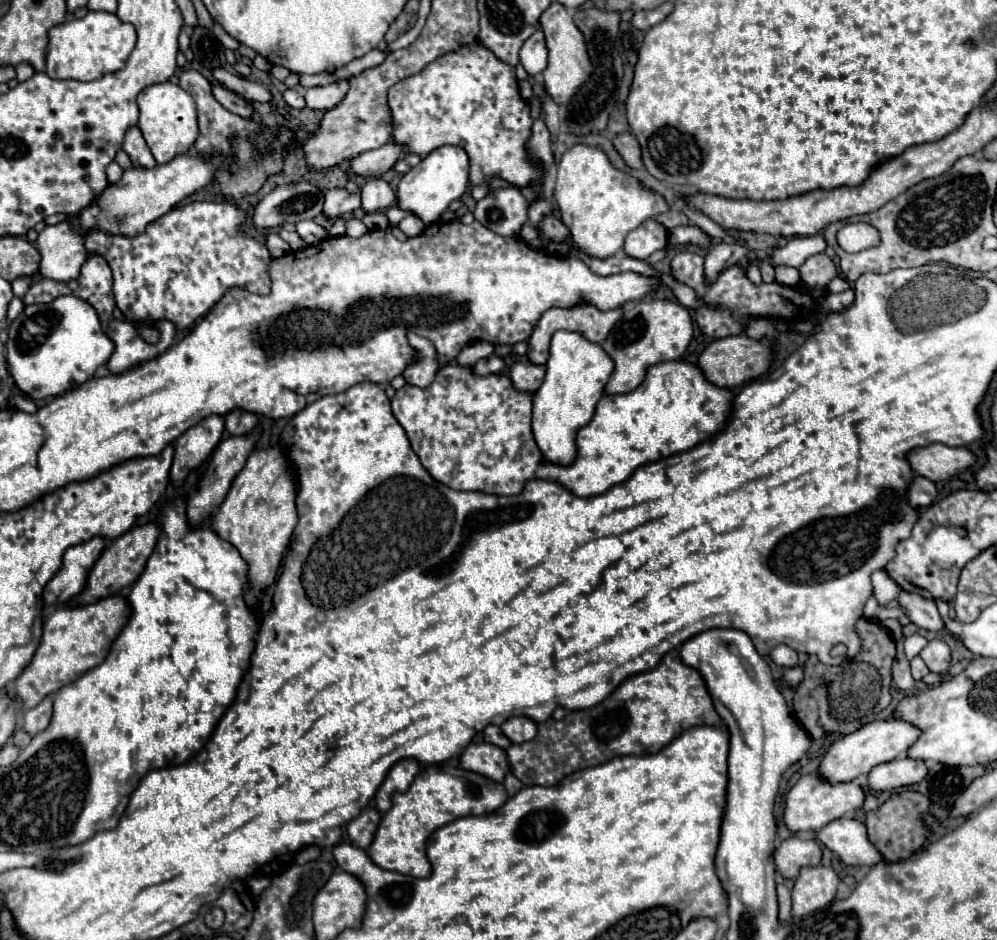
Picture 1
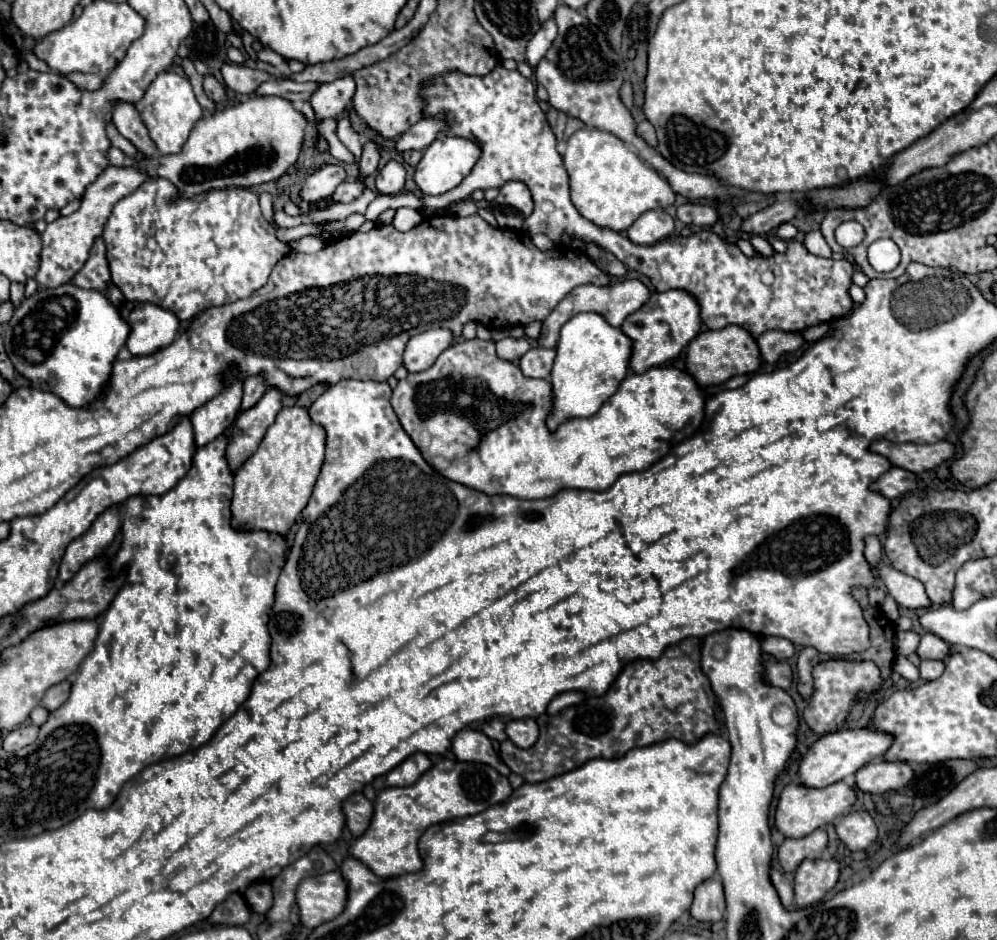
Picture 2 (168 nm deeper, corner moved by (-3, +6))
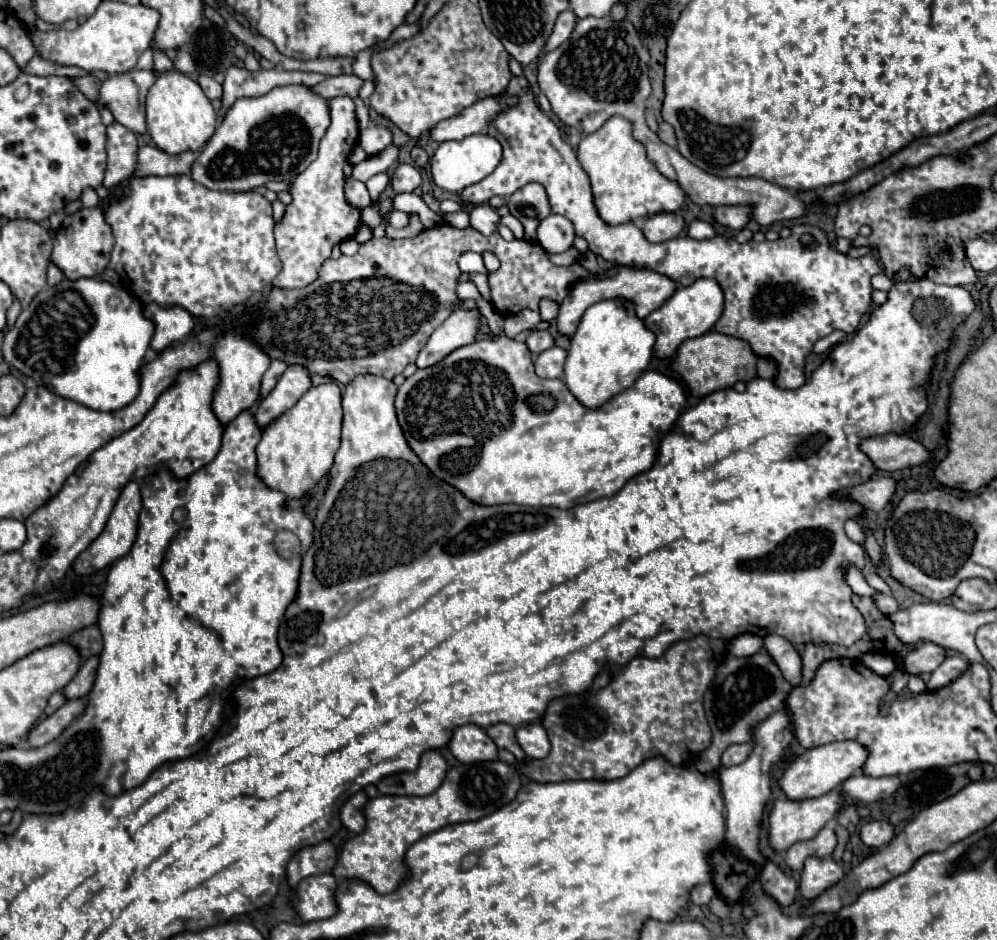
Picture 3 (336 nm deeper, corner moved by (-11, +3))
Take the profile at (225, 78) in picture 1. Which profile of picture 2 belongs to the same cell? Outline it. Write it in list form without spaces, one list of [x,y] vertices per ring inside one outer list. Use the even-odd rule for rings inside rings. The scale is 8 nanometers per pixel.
[[[269,80],[269,82],[263,82],[255,94],[261,94],[261,96],[281,96],[281,98],[287,98],[295,104],[301,104],[301,102],[307,102],[311,98],[311,94],[319,88],[317,82],[293,82],[293,80]]]

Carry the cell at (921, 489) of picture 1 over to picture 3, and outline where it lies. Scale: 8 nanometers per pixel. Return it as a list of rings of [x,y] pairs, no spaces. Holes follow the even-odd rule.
[[[875,475],[867,483],[861,483],[857,487],[847,489],[847,491],[841,491],[841,493],[847,493],[855,501],[859,501],[865,509],[877,513],[889,503],[889,499],[895,495],[895,491],[897,491],[897,481],[895,479]]]

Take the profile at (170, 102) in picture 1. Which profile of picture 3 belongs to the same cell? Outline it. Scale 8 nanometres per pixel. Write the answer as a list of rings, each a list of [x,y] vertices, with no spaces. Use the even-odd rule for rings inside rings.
[[[175,69],[157,77],[147,95],[147,129],[161,151],[169,155],[179,155],[183,151],[199,151],[213,135],[215,127],[217,115],[197,81]]]

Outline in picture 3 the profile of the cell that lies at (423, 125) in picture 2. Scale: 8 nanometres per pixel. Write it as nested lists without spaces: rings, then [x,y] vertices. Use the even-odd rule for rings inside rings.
[[[499,95],[499,99],[495,97],[487,97],[477,101],[475,105],[463,109],[463,113],[449,117],[445,121],[439,121],[431,133],[429,133],[429,141],[431,143],[443,143],[449,139],[463,139],[467,135],[475,135],[475,133],[483,133],[489,125],[489,121],[507,105],[515,103],[513,97],[507,95]]]

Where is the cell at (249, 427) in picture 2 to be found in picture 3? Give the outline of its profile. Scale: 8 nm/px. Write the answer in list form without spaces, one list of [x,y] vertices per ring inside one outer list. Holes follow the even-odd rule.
[[[299,365],[287,367],[275,389],[265,399],[261,399],[255,411],[257,425],[261,429],[267,429],[279,415],[291,409],[309,387],[311,387],[311,377],[303,367]]]

